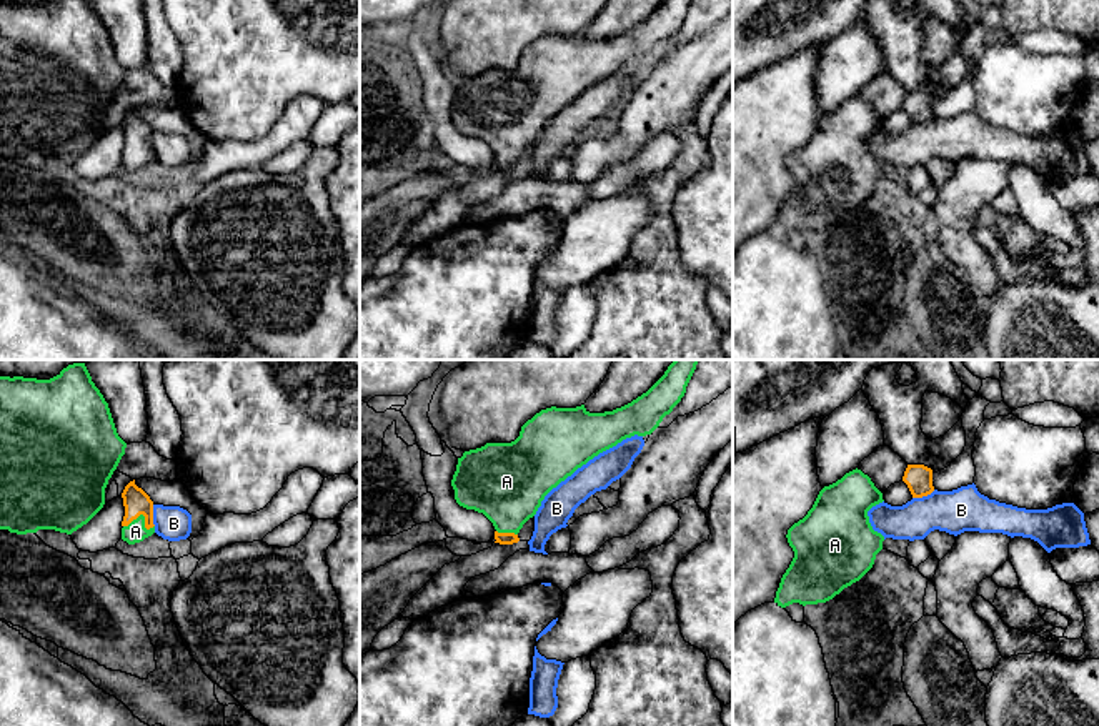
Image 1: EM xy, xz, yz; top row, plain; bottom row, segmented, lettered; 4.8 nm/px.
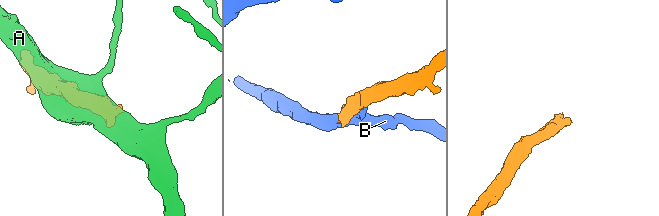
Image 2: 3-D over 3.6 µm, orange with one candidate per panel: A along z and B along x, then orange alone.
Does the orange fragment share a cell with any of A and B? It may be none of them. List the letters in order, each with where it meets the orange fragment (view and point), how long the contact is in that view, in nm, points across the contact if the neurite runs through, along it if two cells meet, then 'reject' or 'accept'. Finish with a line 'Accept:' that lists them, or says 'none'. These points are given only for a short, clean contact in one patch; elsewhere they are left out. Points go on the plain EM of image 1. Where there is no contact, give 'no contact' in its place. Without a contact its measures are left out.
A: xy (142, 140) | 150 nm | accept
B: yz (923, 122) | 120 nm | reject
Accept: A

